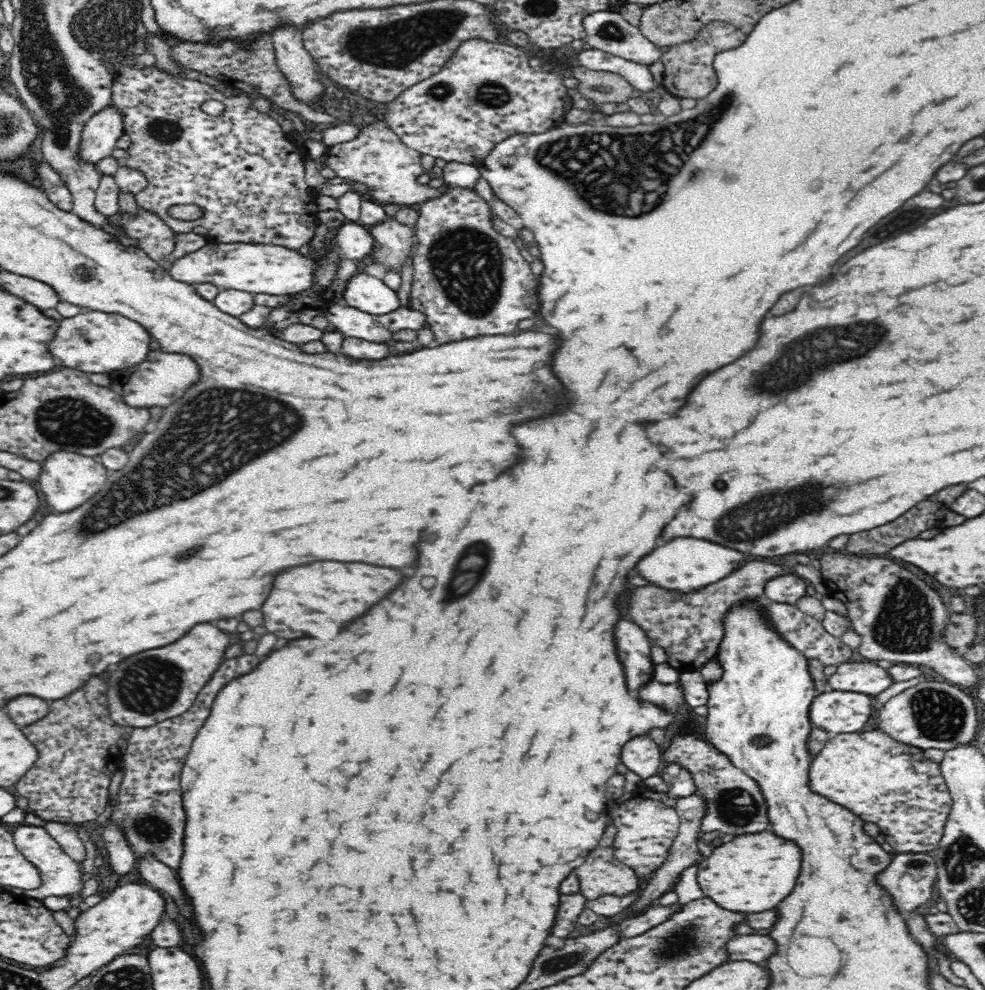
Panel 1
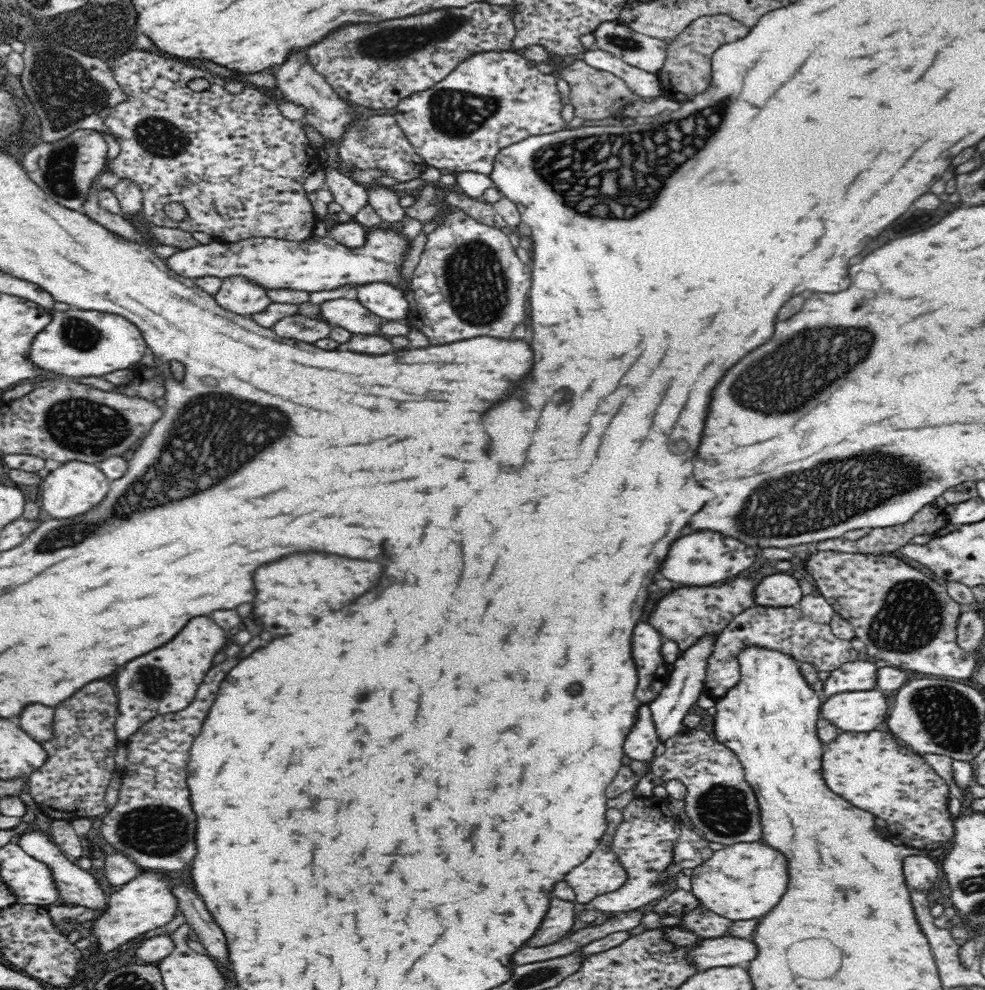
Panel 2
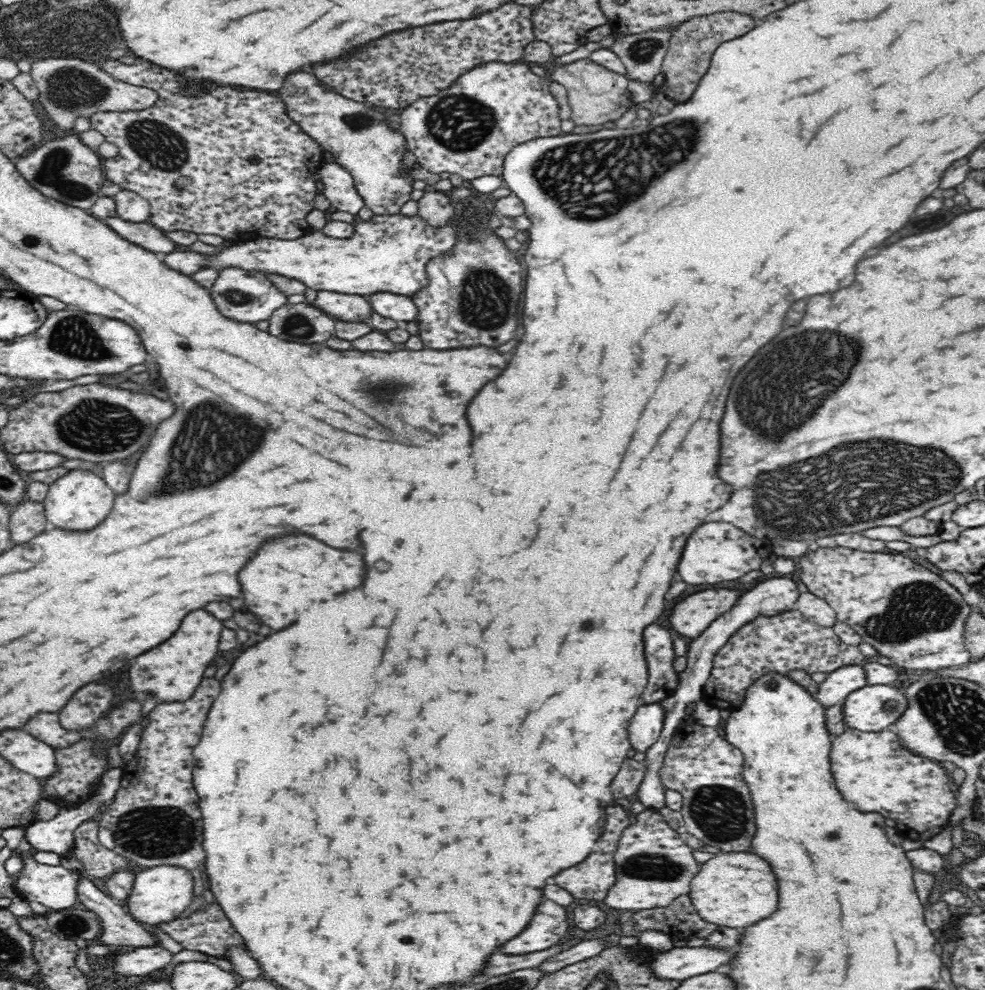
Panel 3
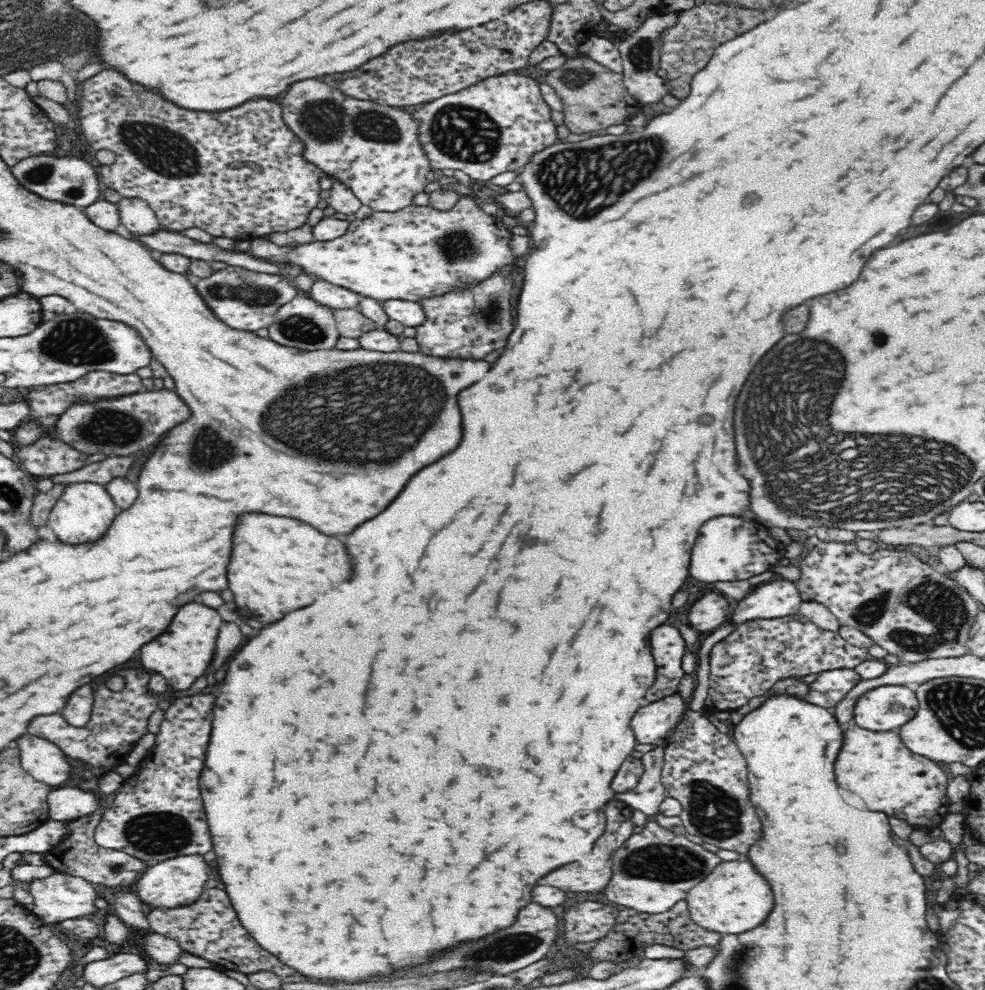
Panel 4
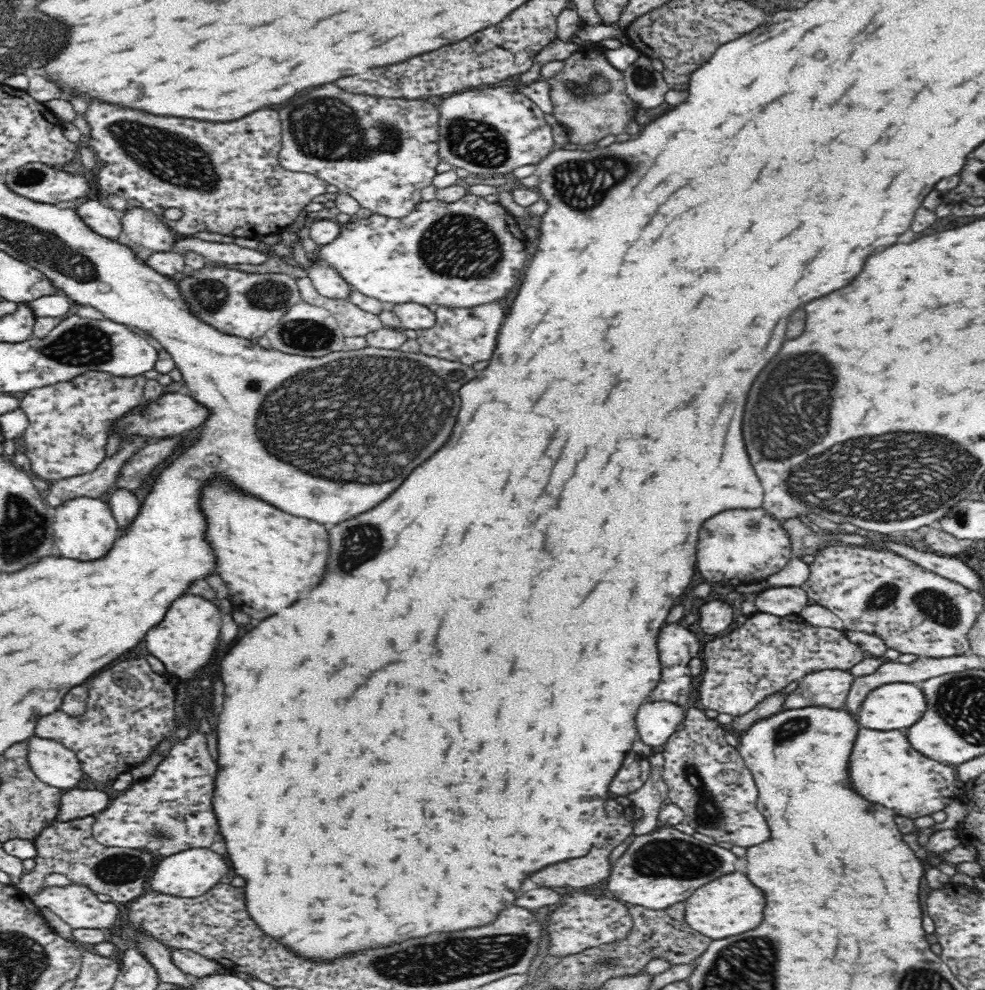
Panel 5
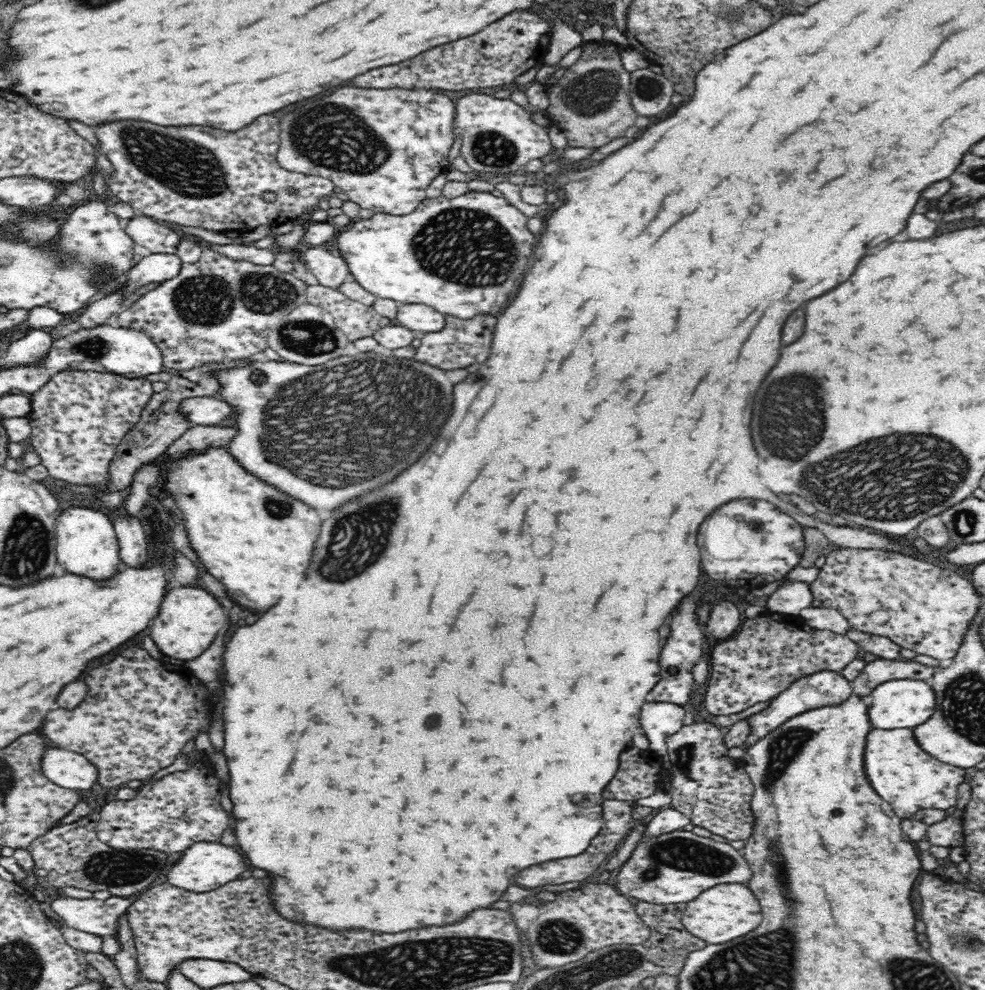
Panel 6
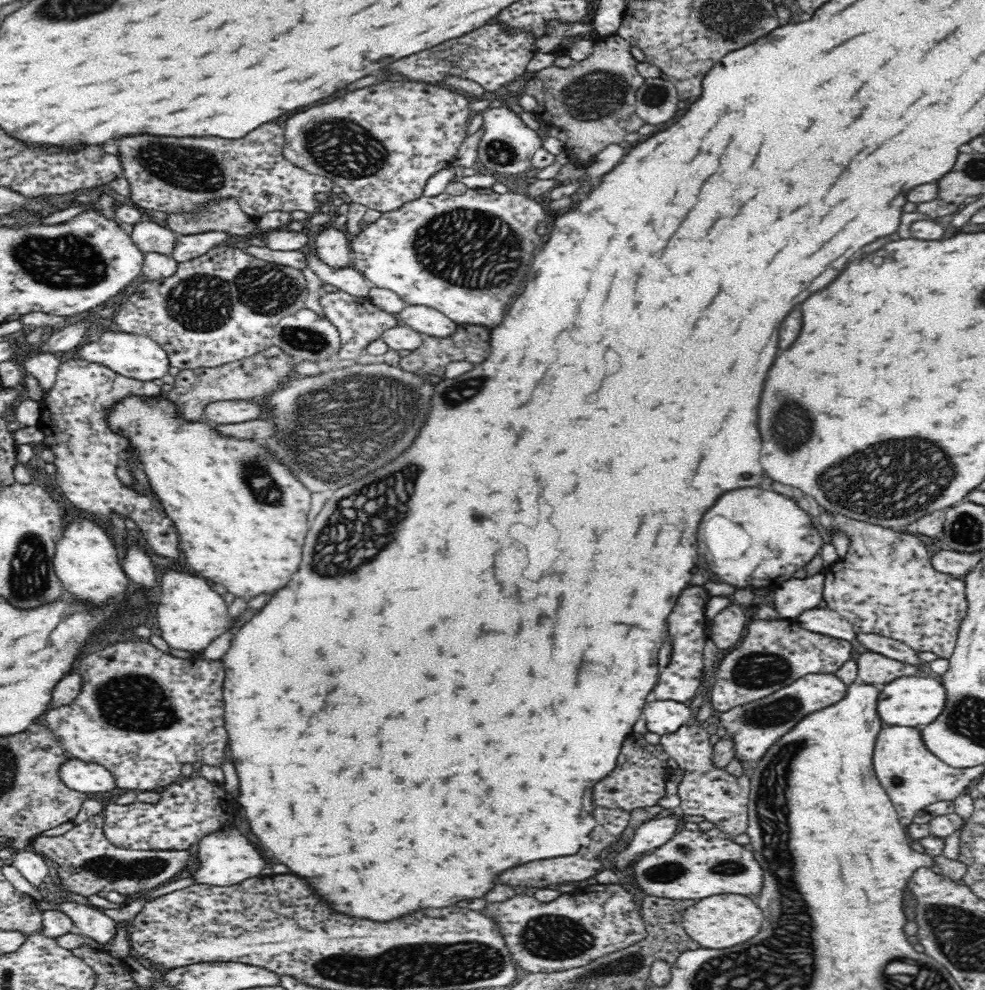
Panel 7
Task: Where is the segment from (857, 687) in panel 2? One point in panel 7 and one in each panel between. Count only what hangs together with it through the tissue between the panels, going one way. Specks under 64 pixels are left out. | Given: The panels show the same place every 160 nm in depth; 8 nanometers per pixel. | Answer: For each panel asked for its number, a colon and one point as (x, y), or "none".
3: (839, 683)
4: (831, 686)
5: (827, 688)
6: (825, 688)
7: (754, 727)

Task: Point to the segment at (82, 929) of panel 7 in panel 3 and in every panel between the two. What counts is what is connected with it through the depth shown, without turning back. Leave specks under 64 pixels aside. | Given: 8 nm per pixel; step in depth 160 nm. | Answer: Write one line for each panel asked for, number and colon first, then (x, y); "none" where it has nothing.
3: (52, 885)
4: (59, 896)
5: (76, 904)
6: (99, 917)

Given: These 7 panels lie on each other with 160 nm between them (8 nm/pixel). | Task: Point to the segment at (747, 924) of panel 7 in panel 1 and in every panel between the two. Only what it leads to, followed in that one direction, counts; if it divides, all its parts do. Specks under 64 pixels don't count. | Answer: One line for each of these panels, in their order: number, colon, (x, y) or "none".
1: (754, 872)
2: (745, 880)
3: (736, 889)
4: (733, 898)
5: (730, 904)
6: (723, 912)

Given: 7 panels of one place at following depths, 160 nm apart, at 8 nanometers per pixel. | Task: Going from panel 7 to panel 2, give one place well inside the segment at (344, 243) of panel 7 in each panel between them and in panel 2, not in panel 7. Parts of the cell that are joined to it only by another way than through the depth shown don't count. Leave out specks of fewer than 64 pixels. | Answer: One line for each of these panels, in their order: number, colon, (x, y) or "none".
2: (350, 314)
3: (349, 307)
4: (329, 295)
5: (326, 281)
6: (330, 271)

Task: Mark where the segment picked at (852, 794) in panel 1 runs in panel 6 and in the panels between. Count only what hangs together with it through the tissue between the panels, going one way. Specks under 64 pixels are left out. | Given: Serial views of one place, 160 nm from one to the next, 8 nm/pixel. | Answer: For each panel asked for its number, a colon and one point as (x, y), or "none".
2: (873, 771)
3: (871, 769)
4: (875, 765)
5: (884, 768)
6: (899, 770)

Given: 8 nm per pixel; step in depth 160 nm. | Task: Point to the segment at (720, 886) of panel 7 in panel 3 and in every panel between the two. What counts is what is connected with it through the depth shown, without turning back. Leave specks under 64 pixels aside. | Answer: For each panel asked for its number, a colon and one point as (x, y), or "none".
3: (654, 866)
4: (653, 870)
5: (658, 869)
6: (672, 868)

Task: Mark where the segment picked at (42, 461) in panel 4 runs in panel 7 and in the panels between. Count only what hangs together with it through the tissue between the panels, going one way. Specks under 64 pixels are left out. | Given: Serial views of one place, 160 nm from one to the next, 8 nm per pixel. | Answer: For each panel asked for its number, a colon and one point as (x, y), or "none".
5: (69, 422)
6: (78, 419)
7: (73, 415)

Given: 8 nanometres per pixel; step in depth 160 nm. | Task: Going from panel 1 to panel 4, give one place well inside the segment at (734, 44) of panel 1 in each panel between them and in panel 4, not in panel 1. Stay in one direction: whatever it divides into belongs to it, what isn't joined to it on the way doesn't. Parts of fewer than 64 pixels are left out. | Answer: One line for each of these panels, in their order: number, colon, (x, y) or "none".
2: (686, 72)
3: (692, 44)
4: (687, 47)

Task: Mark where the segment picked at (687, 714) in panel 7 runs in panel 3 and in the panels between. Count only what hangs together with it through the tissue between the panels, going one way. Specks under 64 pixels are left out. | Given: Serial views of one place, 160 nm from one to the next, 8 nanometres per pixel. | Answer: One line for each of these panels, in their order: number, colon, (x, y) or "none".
3: (645, 728)
4: (652, 724)
5: (656, 721)
6: (658, 720)

